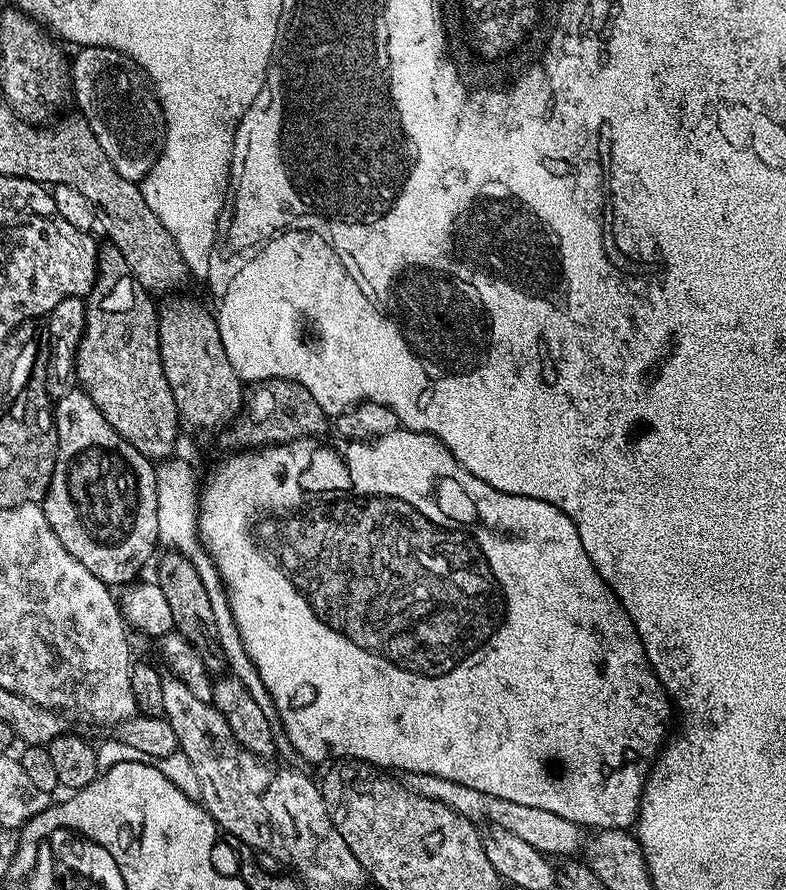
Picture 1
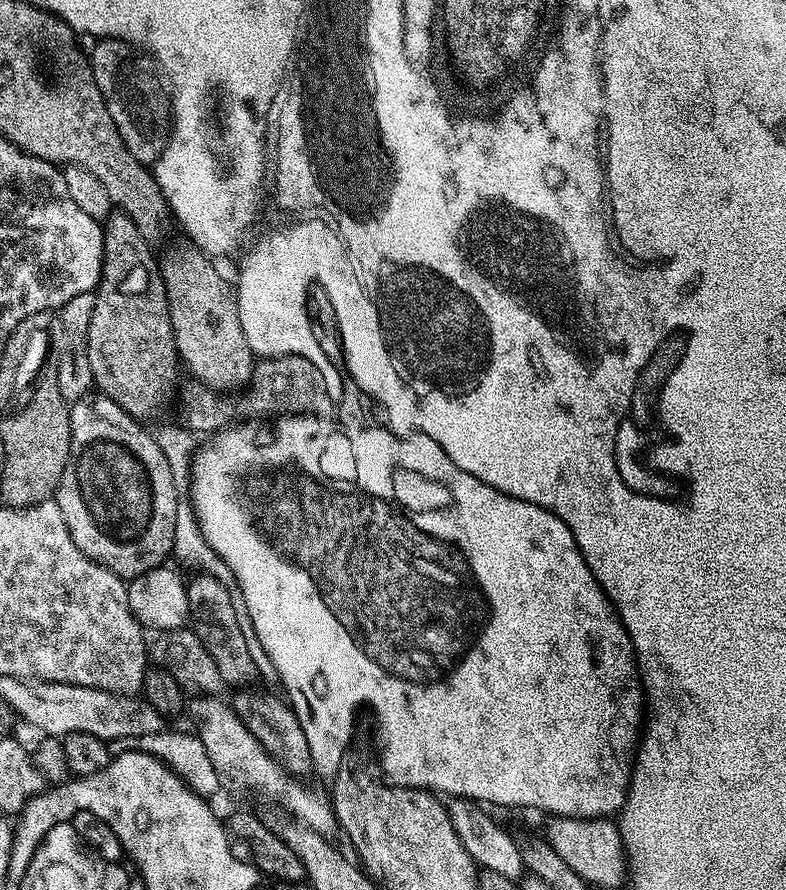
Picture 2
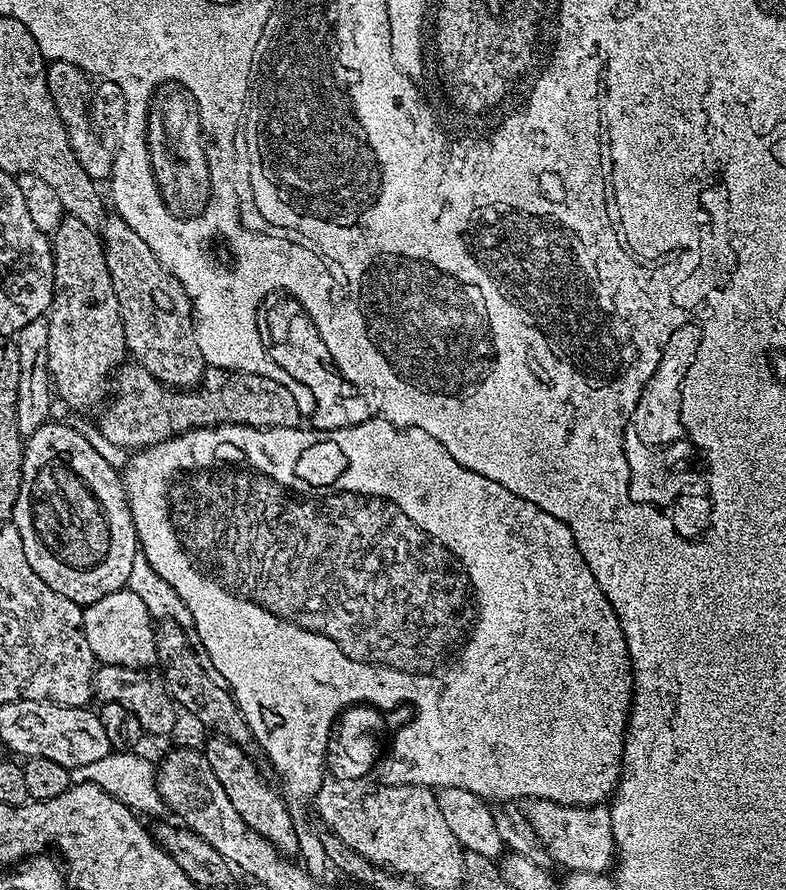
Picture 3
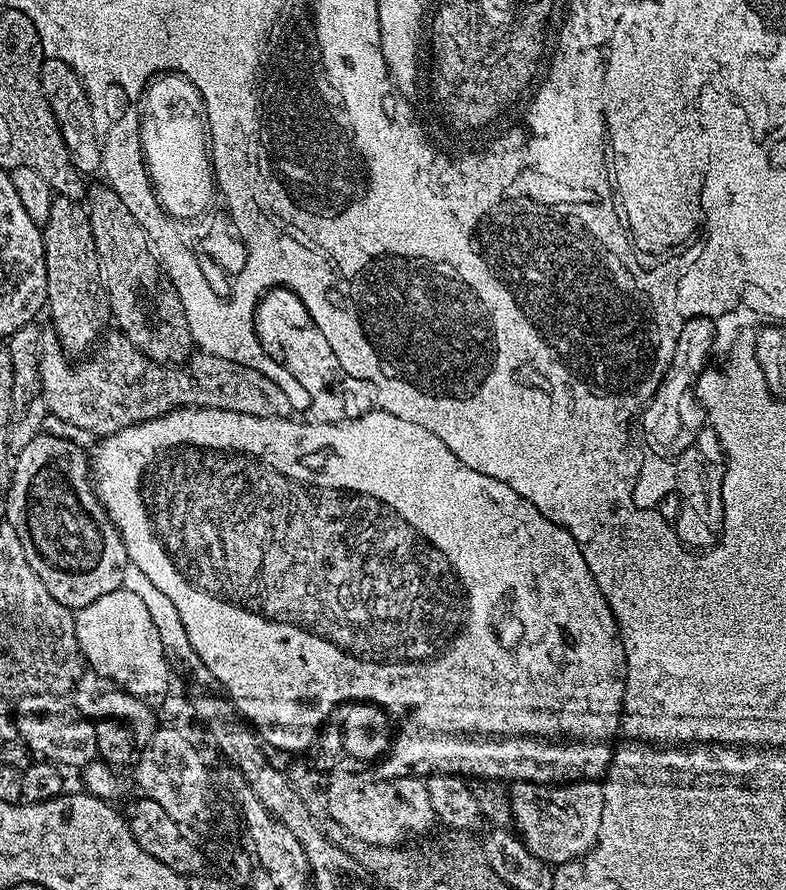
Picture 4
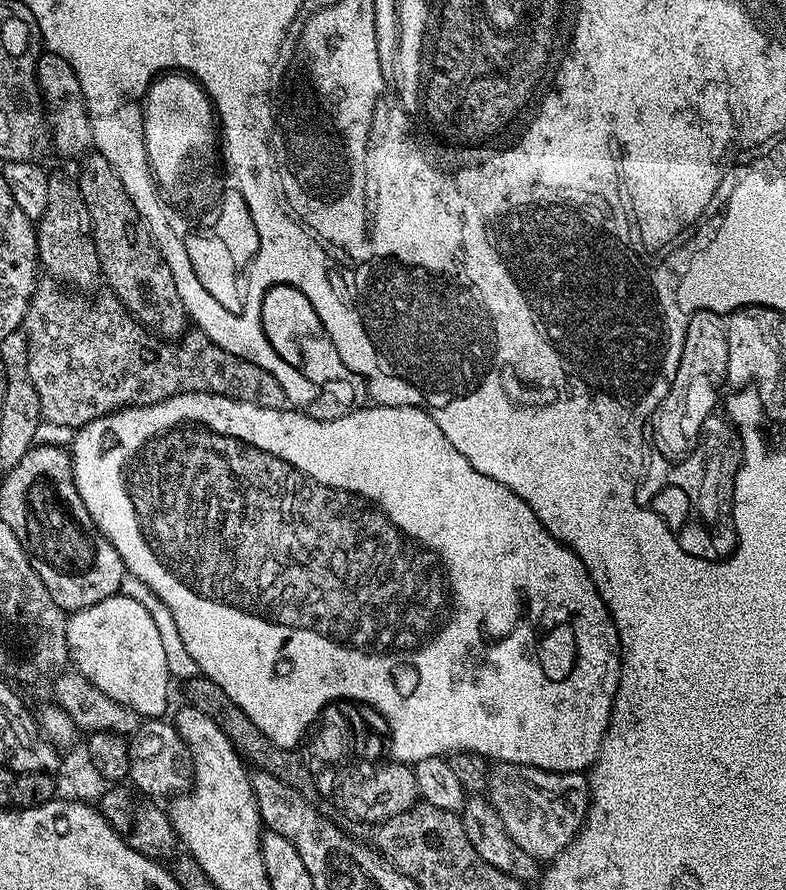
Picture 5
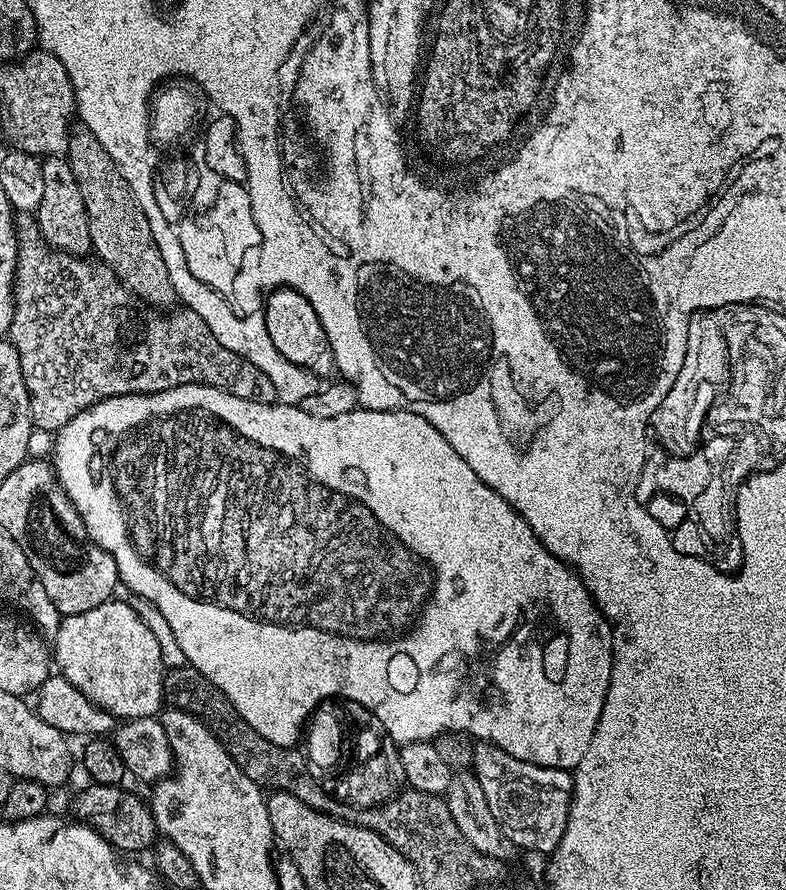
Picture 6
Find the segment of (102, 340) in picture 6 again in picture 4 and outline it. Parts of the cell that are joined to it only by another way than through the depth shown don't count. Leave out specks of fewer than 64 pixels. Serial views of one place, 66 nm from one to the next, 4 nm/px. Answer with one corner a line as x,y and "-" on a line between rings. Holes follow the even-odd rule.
41,331
42,394
49,413
72,428
81,428
95,438
103,438
126,426
165,416
174,406
234,410
258,418
293,415
290,398
286,398
282,386
270,382
266,374
254,370
250,364
239,364
215,352
201,351
183,367
165,366
139,352
123,332
113,333
91,355
81,359
84,360
81,364
71,364
69,353
60,345
55,331

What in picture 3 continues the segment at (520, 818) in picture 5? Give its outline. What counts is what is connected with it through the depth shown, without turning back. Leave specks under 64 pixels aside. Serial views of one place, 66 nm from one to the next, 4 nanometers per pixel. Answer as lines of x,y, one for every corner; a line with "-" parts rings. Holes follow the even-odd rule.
529,799
526,804
528,821
534,828
536,839
542,842
553,861
568,872
607,873
614,864
615,844
612,823
604,804
581,806
559,804
550,800

